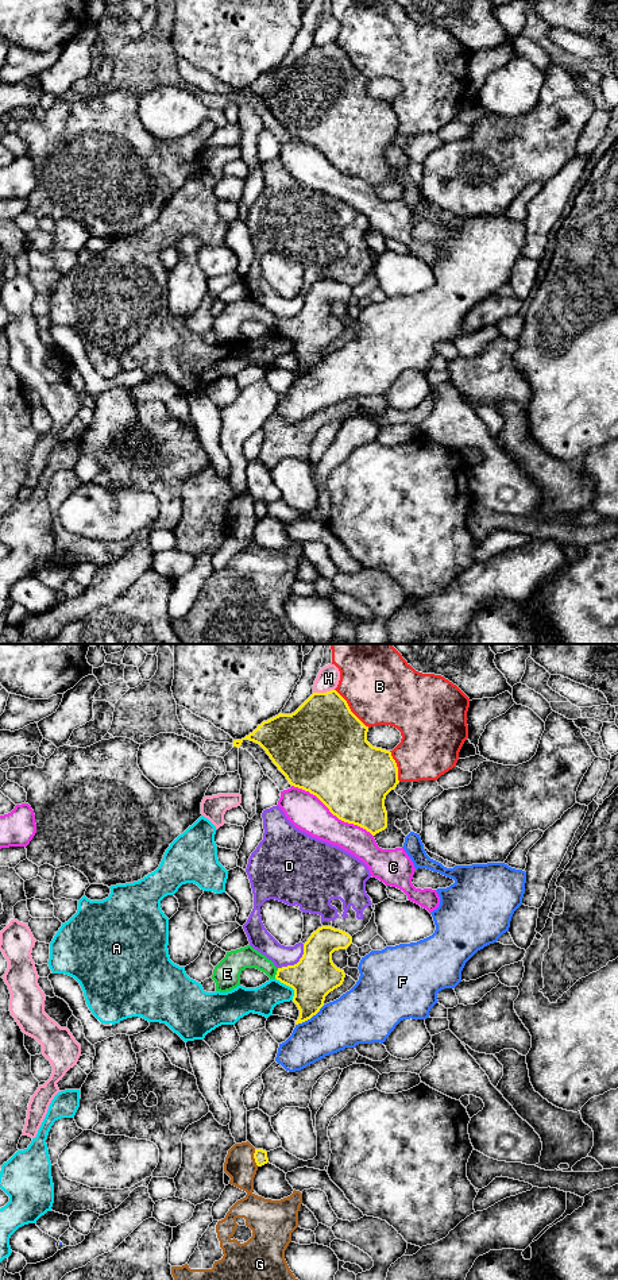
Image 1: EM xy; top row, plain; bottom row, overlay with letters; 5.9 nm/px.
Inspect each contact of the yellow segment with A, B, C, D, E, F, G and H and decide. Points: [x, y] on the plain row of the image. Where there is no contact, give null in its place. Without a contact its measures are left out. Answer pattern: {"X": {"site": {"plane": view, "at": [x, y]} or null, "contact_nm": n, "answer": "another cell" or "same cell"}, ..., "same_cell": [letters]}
{"A": {"site": {"plane": "xy", "at": [289, 338]}, "contact_nm": 170, "answer": "another cell"}, "B": {"site": {"plane": "xy", "at": [350, 61]}, "contact_nm": 300, "answer": "another cell"}, "C": {"site": {"plane": "xy", "at": [332, 165]}, "contact_nm": 600, "answer": "another cell"}, "D": {"site": {"plane": "xy", "at": [297, 315]}, "contact_nm": 220, "answer": "another cell"}, "E": {"site": {"plane": "xy", "at": [277, 326]}, "contact_nm": 70, "answer": "same cell"}, "F": {"site": {"plane": "xy", "at": [309, 370]}, "contact_nm": 220, "answer": "another cell"}, "G": {"site": {"plane": "xy", "at": [254, 509]}, "contact_nm": 110, "answer": "another cell"}, "H": {"site": {"plane": "xy", "at": [323, 45]}, "contact_nm": 130, "answer": "another cell"}, "same_cell": ["E"]}

